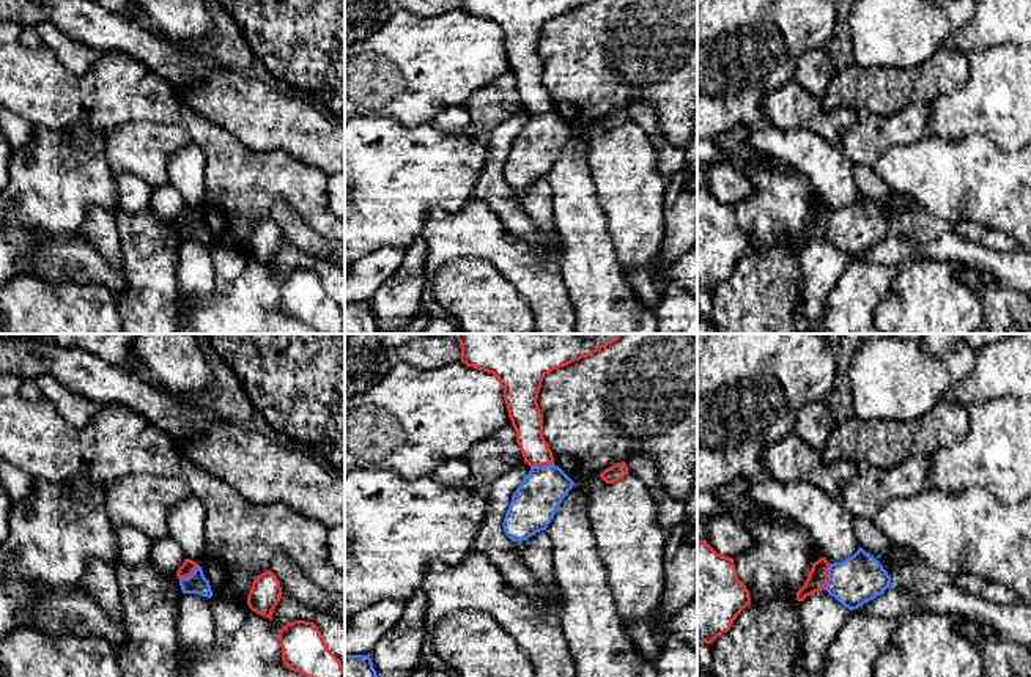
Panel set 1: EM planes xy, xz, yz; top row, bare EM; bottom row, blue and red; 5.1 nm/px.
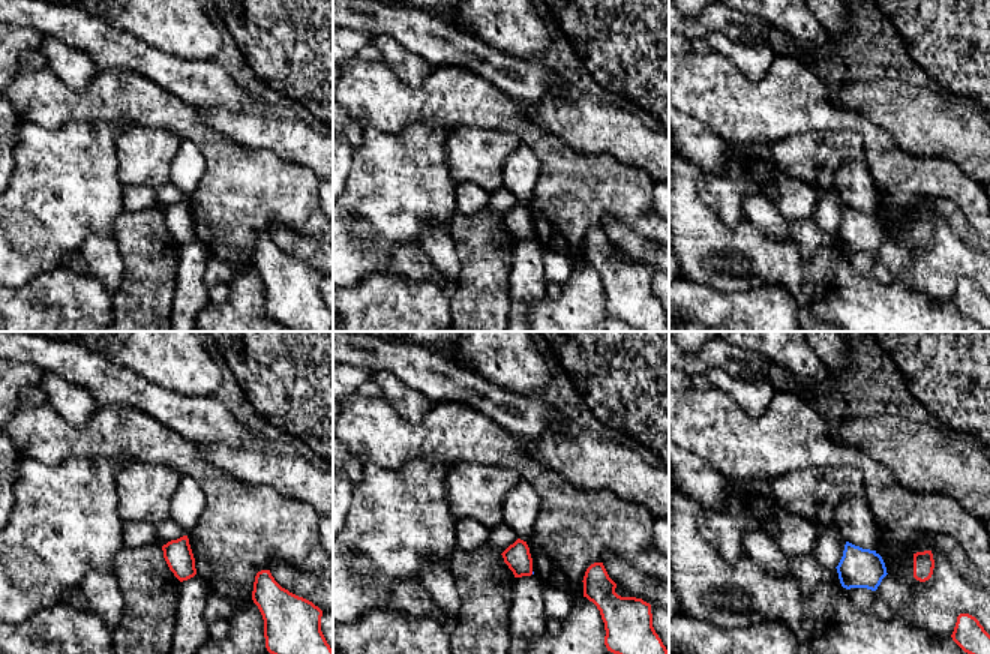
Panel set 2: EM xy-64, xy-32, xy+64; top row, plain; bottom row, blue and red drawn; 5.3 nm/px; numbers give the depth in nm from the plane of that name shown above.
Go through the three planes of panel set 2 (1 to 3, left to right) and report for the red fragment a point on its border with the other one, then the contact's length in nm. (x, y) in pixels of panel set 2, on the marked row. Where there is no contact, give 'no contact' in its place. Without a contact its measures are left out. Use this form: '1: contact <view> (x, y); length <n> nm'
1: no contact
2: no contact
3: no contact

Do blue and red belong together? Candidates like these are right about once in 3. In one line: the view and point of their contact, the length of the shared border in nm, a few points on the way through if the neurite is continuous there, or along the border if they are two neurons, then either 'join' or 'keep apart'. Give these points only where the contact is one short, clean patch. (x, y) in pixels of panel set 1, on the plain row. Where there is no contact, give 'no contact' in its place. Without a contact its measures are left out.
contact yz (828, 224); length 140 nm; border yz (830, 211), (824, 236); keep apart

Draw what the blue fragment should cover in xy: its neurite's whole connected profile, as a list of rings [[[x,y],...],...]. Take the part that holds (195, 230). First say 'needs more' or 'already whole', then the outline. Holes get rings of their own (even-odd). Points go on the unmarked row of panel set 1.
already whole; [[[200,213],[194,217],[194,220],[187,225],[179,225],[179,233],[183,241],[198,241],[201,244],[212,244],[212,238],[209,228],[205,225]]]

